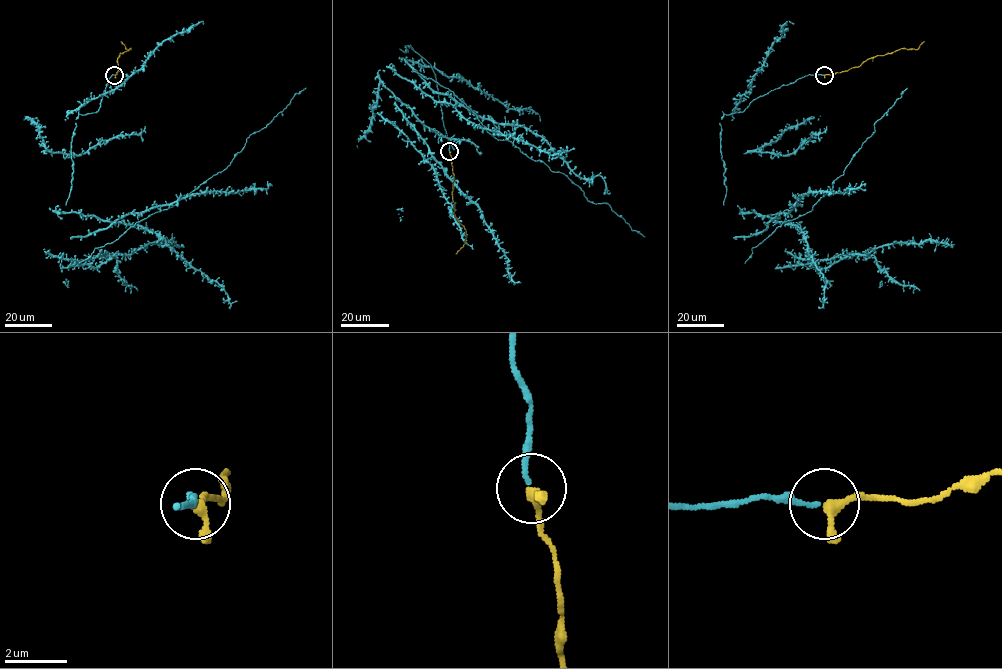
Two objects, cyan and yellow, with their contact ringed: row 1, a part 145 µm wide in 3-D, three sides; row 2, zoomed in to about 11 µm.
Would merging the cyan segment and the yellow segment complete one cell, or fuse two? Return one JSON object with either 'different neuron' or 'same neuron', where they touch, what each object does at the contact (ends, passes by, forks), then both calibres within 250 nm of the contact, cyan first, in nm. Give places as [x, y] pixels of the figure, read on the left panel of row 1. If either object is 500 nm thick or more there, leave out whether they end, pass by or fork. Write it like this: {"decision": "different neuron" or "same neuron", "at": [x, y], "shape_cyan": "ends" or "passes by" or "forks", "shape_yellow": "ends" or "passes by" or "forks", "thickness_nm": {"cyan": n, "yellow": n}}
{"decision": "same neuron", "at": [114, 75], "shape_cyan": "ends", "shape_yellow": "passes by", "thickness_nm": {"cyan": 150, "yellow": 240}}

